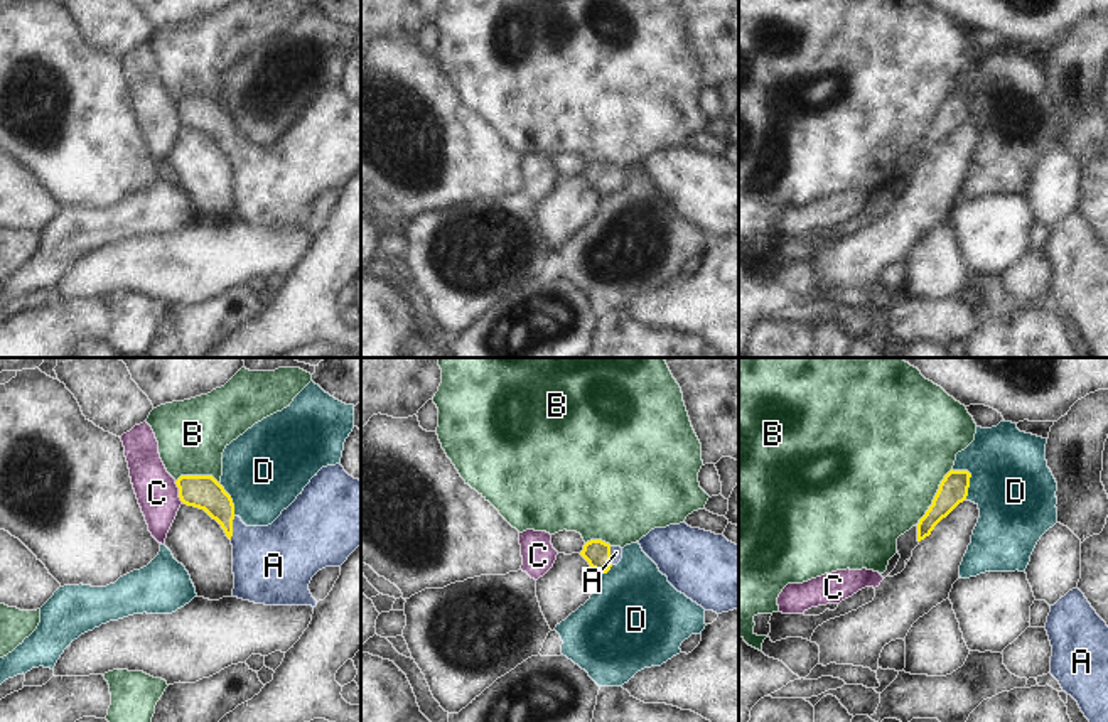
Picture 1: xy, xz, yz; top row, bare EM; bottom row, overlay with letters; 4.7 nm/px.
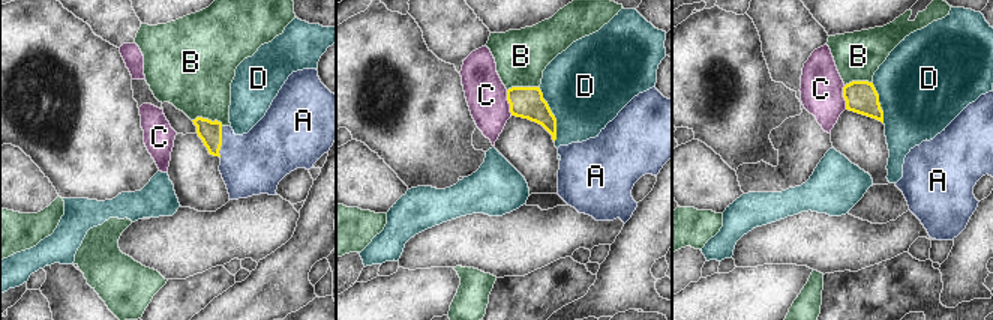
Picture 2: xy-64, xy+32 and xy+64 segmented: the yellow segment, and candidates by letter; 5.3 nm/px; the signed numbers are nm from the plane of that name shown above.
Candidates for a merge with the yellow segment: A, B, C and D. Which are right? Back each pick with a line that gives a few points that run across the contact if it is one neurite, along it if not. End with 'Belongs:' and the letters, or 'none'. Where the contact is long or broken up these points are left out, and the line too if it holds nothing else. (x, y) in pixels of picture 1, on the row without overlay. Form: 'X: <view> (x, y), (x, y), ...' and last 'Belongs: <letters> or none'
A: xy (201, 113), (225, 137), (231, 150), (270, 186)
Belongs: A

